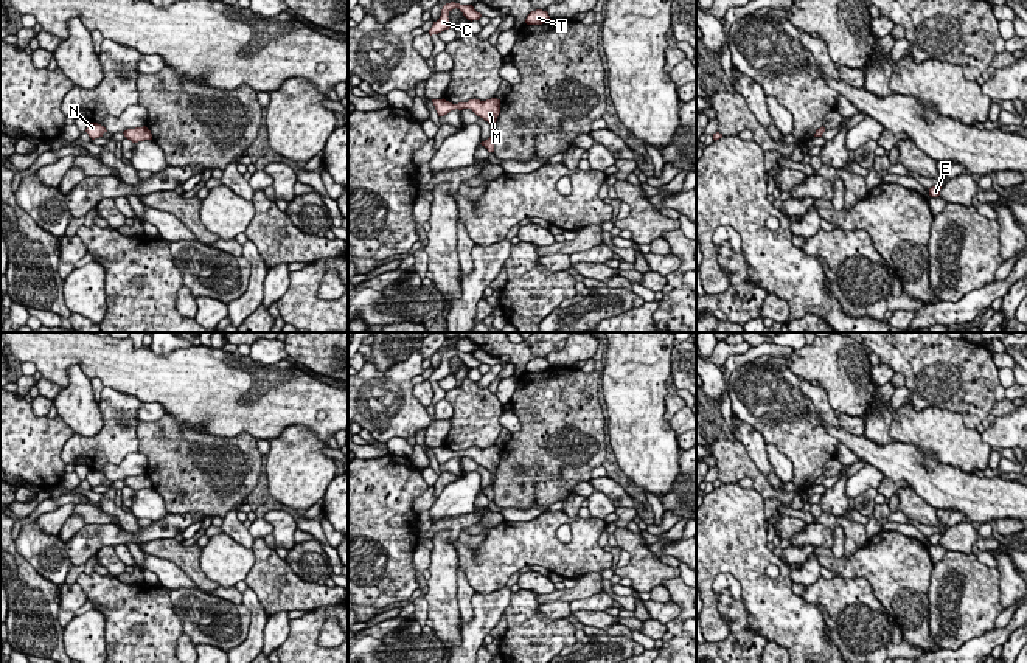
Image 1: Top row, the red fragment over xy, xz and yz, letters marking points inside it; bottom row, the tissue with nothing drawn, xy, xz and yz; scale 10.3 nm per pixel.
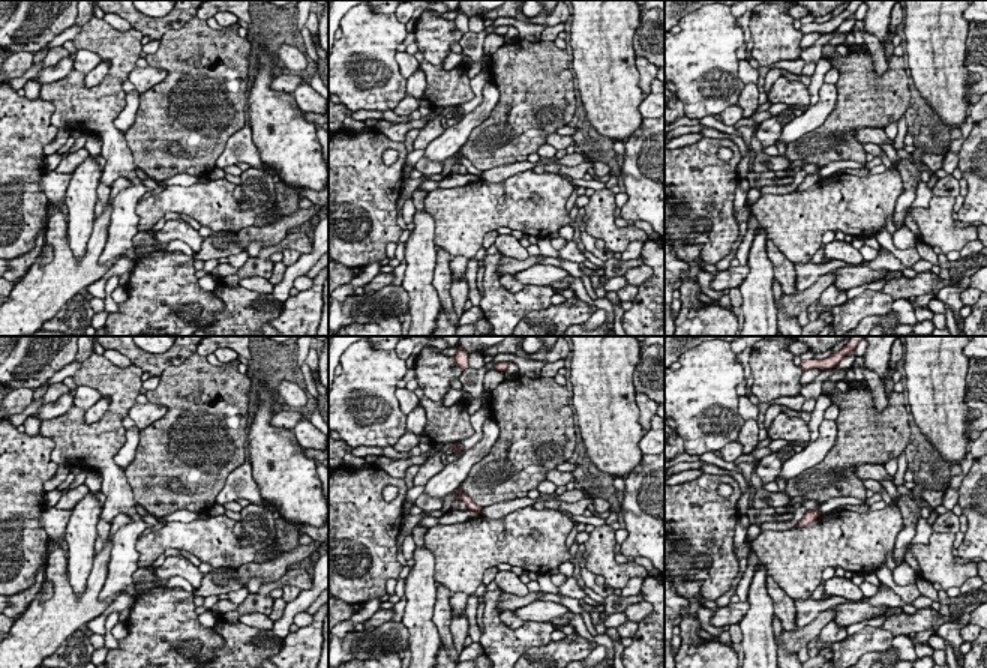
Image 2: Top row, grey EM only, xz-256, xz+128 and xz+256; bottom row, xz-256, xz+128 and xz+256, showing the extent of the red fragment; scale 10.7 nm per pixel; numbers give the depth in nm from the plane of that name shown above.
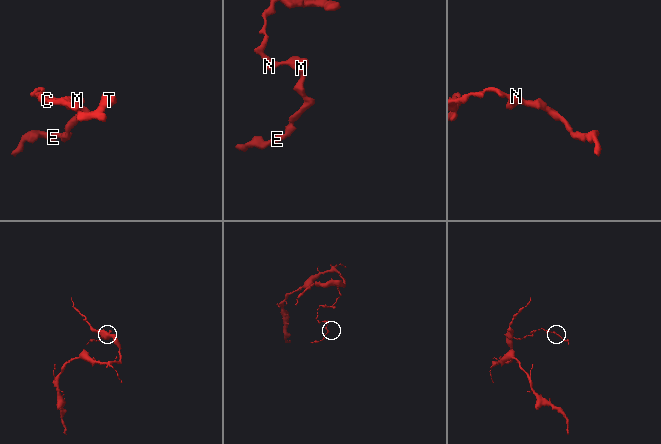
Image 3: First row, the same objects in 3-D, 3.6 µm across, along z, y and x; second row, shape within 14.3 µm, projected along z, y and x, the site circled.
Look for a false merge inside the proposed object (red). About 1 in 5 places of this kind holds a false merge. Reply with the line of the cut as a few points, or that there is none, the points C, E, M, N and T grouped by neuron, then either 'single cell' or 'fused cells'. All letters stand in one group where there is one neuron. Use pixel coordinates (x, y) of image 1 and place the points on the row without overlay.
cut none; groups C E M N T; single cell

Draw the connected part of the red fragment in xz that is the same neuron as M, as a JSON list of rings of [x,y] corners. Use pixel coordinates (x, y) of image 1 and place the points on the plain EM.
[[[443,446],[443,447],[432,447],[432,450],[435,453],[438,464],[444,464],[455,456],[458,458],[471,456],[477,464],[488,469],[491,472],[491,484],[482,489],[480,492],[485,494],[488,500],[494,500],[493,483],[496,480],[496,469],[500,461],[500,447],[491,446],[486,449],[480,449],[474,446],[474,447],[469,447],[468,450],[452,452]]]

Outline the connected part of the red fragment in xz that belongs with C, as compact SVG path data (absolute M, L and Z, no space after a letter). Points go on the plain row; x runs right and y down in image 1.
M455 349L446 351L441 357L440 366L437 370L433 370L432 376L429 377L430 384L451 376L447 363L455 356L460 357L463 360L463 363L471 370L479 368L482 365L482 362L477 360L472 352L460 352Z

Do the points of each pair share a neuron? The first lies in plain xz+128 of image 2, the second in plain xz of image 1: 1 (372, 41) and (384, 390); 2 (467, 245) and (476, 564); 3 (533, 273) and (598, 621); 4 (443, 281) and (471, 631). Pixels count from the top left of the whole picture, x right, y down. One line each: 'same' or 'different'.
1: same
2: same
3: same
4: different

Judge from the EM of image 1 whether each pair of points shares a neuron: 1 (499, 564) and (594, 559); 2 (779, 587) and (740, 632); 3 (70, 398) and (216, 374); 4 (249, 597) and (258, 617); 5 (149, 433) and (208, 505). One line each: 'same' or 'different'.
1: same
2: different
3: different
4: same
5: same

